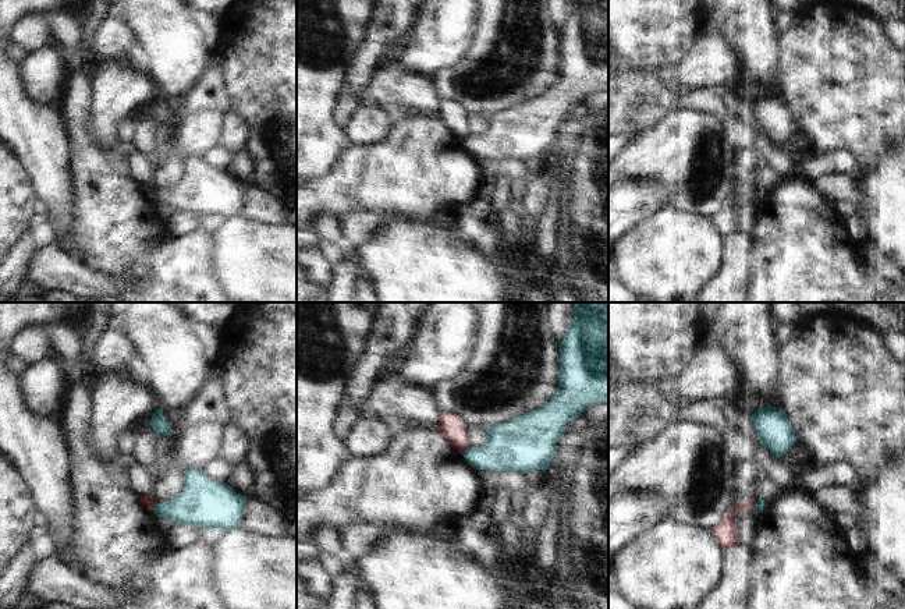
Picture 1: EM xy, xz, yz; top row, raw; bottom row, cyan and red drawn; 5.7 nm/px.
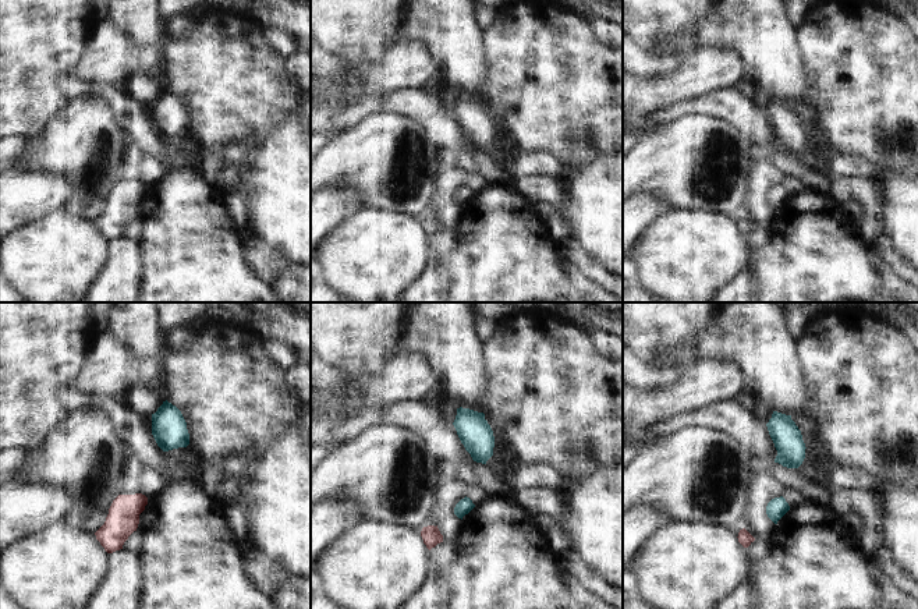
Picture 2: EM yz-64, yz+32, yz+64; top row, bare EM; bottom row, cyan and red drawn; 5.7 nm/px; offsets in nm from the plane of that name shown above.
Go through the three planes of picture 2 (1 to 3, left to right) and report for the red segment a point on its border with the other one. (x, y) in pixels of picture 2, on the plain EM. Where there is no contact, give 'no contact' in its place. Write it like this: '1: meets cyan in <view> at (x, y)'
1: no contact
2: no contact
3: no contact

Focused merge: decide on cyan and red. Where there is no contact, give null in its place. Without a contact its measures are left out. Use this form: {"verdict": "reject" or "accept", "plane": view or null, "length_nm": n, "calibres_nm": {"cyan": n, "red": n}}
{"verdict": "reject", "plane": "yz", "length_nm": 80, "calibres_nm": {"cyan": 60, "red": 140}}

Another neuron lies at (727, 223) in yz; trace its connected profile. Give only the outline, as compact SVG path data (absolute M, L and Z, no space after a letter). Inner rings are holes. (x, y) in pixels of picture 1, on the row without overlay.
M750 187L745 190L742 194L739 194L735 188L732 196L723 205L720 212L711 219L711 222L716 224L723 238L727 238L731 234L741 231L738 210L737 210L737 201L739 198L753 201L756 190L757 190L756 187Z

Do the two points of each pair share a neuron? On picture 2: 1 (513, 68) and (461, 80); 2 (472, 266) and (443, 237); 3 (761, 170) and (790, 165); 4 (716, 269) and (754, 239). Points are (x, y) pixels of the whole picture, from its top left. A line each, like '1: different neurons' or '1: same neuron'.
1: different neurons
2: different neurons
3: different neurons
4: different neurons

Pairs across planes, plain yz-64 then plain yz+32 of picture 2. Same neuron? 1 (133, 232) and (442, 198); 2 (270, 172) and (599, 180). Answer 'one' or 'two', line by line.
1: one
2: one

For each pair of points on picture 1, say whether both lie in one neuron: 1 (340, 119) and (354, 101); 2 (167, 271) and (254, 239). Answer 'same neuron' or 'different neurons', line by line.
1: same neuron
2: different neurons

